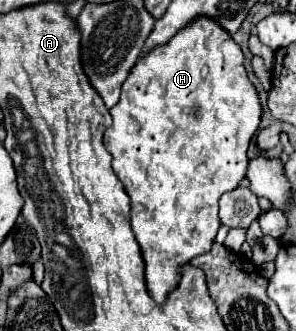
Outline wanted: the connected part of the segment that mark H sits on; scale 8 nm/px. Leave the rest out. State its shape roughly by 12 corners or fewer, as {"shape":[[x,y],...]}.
{"shape":[[200,16],[104,132],[156,302],[210,250],[260,126]]}

